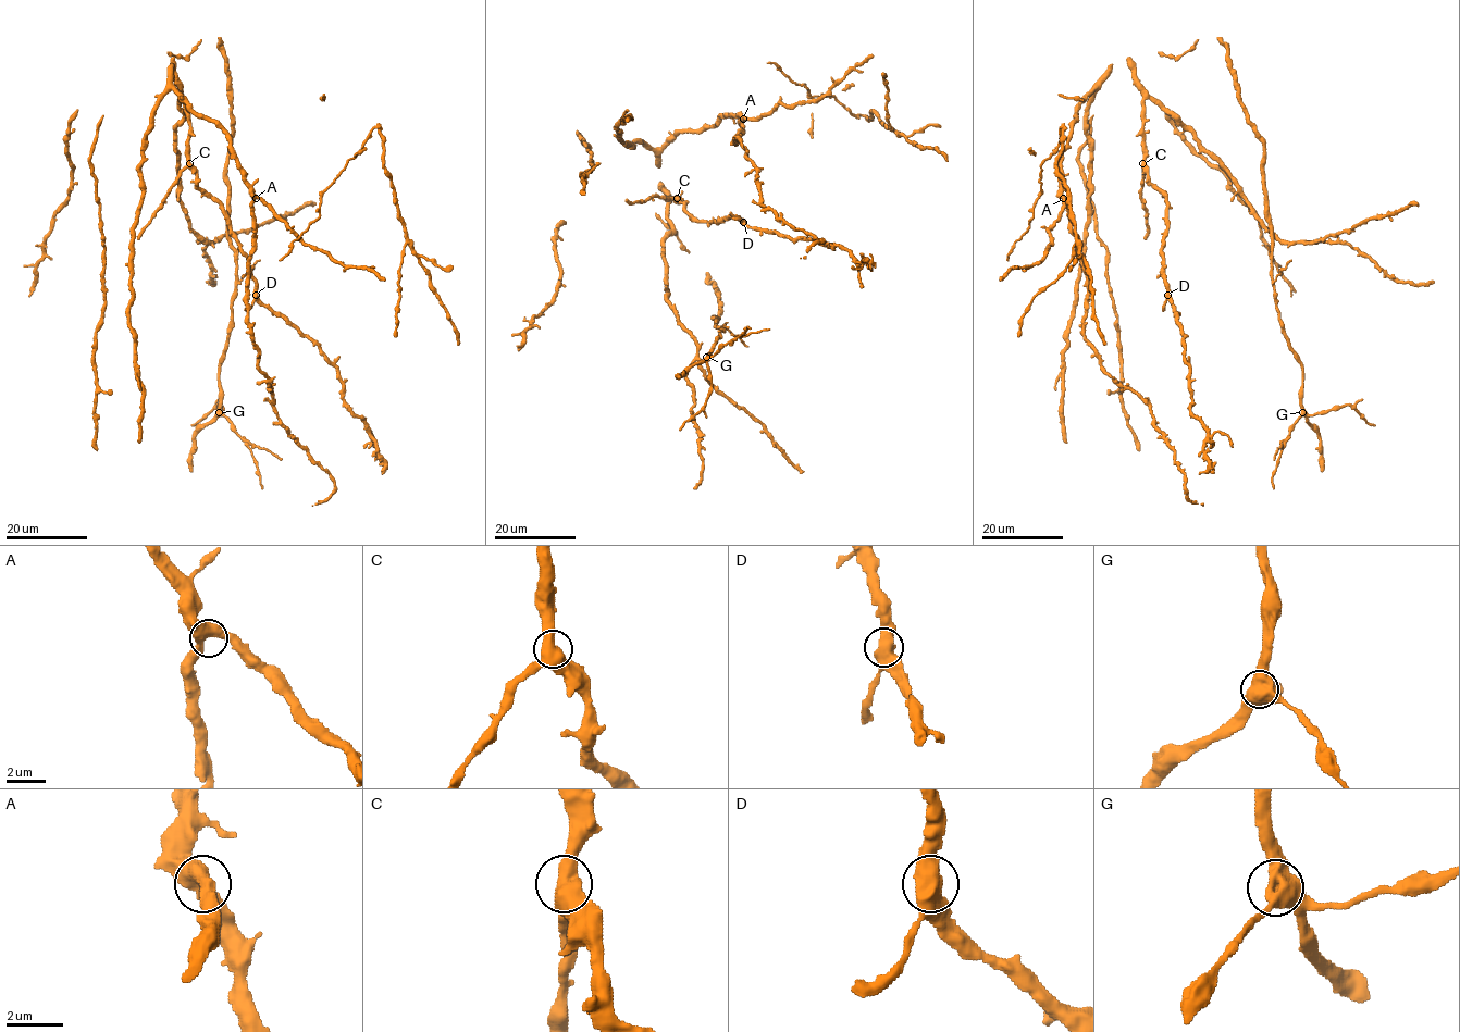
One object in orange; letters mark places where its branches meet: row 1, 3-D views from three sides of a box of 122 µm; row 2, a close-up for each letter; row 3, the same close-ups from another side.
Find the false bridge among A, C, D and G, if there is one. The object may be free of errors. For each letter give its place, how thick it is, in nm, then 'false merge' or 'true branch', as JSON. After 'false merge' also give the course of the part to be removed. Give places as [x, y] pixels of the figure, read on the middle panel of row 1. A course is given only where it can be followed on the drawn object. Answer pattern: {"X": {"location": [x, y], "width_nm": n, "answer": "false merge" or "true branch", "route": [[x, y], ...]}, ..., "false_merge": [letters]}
{"A": {"location": [743, 119], "width_nm": 500, "answer": "true branch"}, "C": {"location": [677, 198], "width_nm": 480, "answer": "true branch"}, "D": {"location": [743, 222], "width_nm": 600, "answer": "true branch"}, "G": {"location": [706, 357], "width_nm": 550, "answer": "true branch"}, "false_merge": []}

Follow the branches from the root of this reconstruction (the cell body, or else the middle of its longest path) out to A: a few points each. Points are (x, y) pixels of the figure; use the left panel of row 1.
A: (160, 99), (173, 90), (193, 110), (211, 119), (223, 129), (242, 178), (256, 198)

